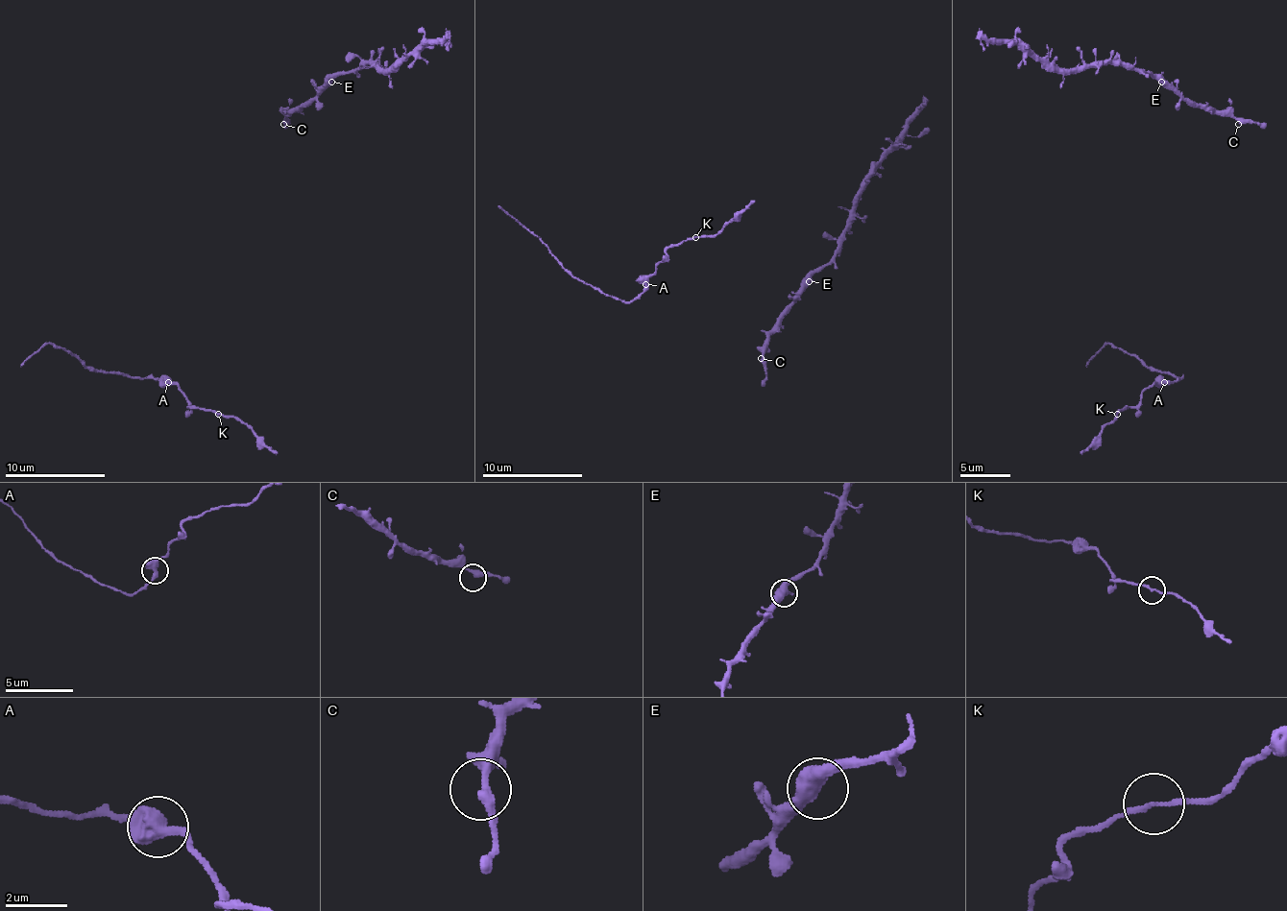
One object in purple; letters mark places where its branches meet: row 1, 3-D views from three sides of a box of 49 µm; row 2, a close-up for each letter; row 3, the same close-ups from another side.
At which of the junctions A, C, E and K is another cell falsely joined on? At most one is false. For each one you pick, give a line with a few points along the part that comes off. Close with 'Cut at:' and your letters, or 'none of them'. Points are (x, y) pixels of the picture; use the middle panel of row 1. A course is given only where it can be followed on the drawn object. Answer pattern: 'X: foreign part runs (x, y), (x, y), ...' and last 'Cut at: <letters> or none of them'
A: foreign part runs (646, 283), (631, 301), (601, 294), (569, 271), (553, 253), (498, 206)
Cut at: A

